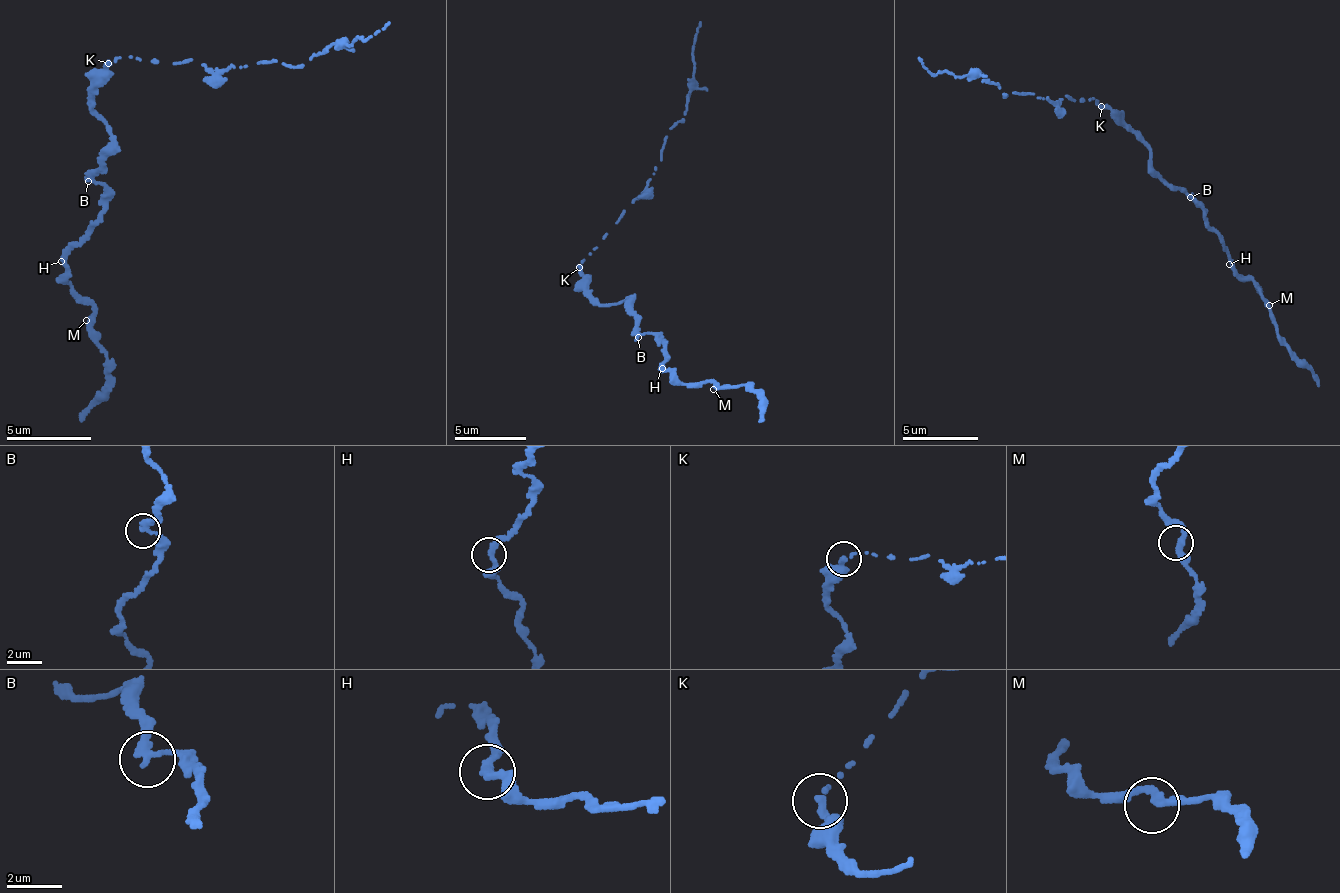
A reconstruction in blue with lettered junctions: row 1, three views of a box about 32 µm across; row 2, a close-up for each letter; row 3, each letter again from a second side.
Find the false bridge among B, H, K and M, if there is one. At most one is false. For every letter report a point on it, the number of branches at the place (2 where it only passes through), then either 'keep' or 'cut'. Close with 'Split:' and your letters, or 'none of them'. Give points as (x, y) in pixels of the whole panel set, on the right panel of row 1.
B: place (1190, 197); branches 2; keep
H: place (1229, 264); branches 2; keep
K: place (1101, 106); branches 2; cut
M: place (1269, 305); branches 2; keep
Split: K

